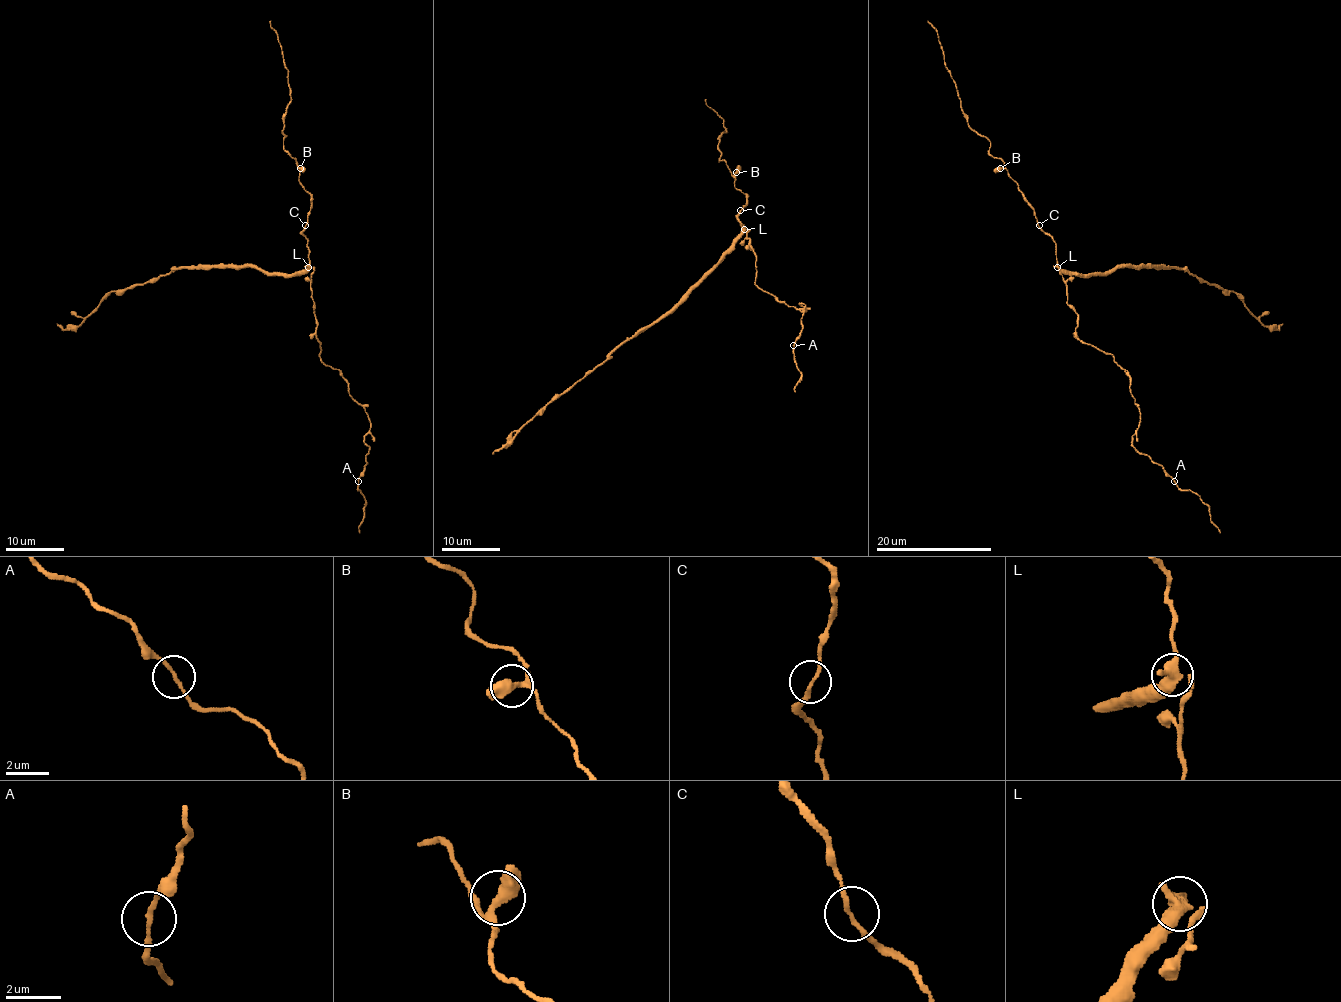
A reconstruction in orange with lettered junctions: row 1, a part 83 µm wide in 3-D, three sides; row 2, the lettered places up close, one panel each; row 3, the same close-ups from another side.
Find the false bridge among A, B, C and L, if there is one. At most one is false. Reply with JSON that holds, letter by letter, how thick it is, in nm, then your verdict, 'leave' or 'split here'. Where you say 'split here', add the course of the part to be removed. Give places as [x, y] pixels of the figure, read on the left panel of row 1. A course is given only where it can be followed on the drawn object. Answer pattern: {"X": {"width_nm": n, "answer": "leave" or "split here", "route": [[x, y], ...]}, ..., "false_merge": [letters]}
{"A": {"width_nm": 150, "answer": "leave"}, "B": {"width_nm": 340, "answer": "leave"}, "C": {"width_nm": 150, "answer": "leave"}, "L": {"width_nm": 340, "answer": "split here", "route": [[309, 267], [291, 274], [265, 274], [252, 267], [177, 267], [113, 290], [78, 325], [56, 324]]}, "false_merge": ["L"]}

